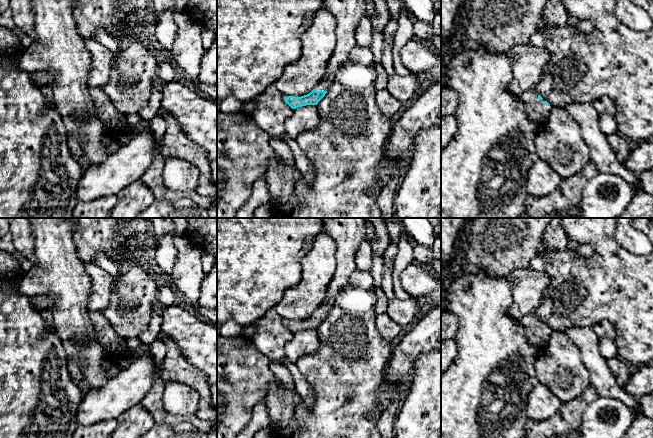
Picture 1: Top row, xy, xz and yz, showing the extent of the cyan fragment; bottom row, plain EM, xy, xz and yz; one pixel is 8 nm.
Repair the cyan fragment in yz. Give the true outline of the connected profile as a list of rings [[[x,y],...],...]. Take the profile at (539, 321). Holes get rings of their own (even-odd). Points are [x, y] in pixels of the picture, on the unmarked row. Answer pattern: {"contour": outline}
{"contour": [[[532,313],[520,317],[518,321],[524,326],[527,340],[535,349],[543,348],[552,330]]]}

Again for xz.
{"contour": [[[329,299],[327,301],[324,301],[322,305],[318,308],[318,310],[313,313],[309,318],[301,321],[287,320],[283,318],[283,323],[292,333],[296,333],[298,331],[306,329],[317,329],[318,326],[327,317],[328,313],[330,312],[333,306],[333,303],[334,300]]]}

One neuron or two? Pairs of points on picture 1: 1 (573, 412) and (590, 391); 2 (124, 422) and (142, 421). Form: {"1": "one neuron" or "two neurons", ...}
{"1": "one neuron", "2": "one neuron"}

